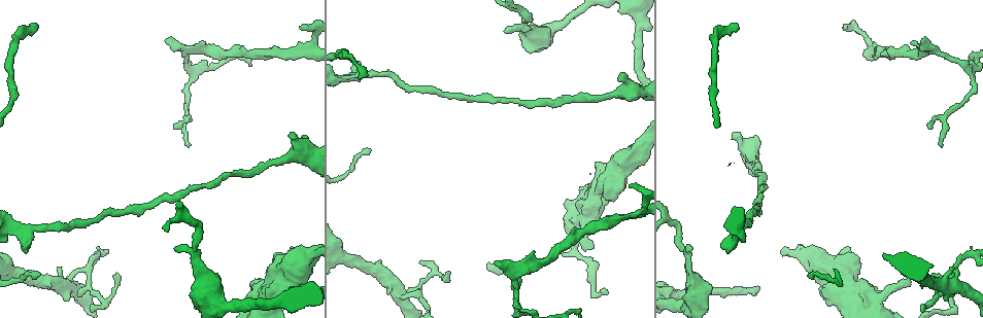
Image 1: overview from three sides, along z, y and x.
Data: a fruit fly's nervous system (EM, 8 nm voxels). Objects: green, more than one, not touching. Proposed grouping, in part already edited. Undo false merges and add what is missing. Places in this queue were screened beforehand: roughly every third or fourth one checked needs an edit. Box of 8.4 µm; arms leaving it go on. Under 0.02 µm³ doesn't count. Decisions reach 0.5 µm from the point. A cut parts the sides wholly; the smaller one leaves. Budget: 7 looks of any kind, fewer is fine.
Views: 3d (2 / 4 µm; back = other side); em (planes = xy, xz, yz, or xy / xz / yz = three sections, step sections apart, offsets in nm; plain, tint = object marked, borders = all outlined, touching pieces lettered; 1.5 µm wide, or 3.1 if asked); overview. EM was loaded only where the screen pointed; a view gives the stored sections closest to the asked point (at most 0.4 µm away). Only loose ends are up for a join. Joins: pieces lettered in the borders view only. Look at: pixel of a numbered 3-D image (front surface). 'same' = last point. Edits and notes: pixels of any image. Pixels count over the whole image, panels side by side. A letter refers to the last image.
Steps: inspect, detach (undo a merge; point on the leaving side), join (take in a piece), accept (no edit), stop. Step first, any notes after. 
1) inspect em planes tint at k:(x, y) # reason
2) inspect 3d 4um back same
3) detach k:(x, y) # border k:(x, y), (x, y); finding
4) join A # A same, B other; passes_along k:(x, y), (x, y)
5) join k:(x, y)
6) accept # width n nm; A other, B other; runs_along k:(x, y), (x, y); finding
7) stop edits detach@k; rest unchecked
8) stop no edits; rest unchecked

inspect 3d 4um back at 1:(497, 263) # branch stops here

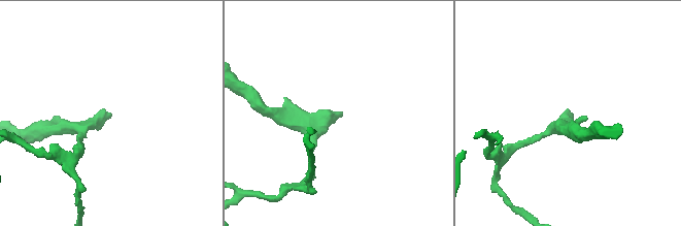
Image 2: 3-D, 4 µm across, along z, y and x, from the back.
inspect em planes plain at 2:(571, 115) # need the tissue

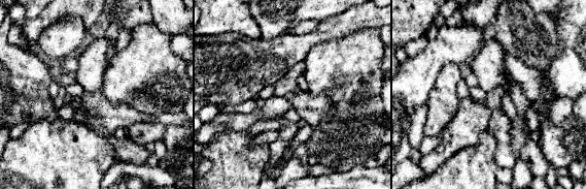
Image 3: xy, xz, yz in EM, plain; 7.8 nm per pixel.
inspect em planes borders same

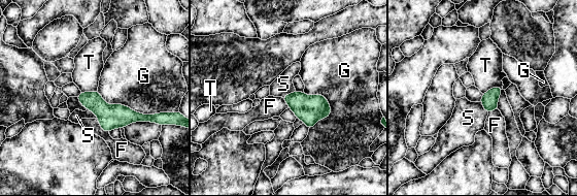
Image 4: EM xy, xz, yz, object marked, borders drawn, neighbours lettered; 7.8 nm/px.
join S # F other, G other, S same, T other; passes_along 4:(309, 109), (289, 94), (282, 85); it goes on there

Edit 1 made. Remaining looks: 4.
inspect 3d 2um at 1:(759, 172) # a narrow waist

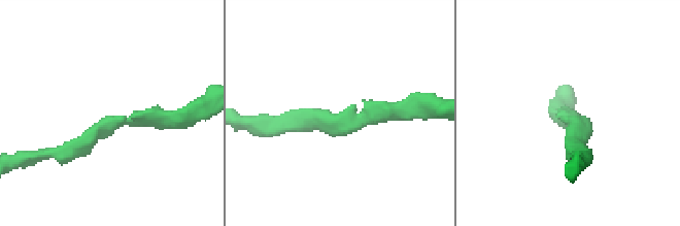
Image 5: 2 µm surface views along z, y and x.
inspect em xy step 4 tint at 5:(349, 115) # shape alone is not enough

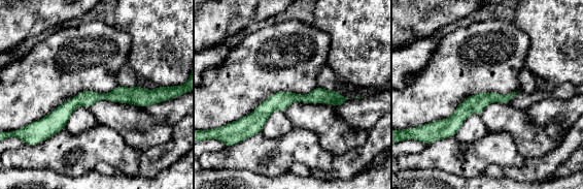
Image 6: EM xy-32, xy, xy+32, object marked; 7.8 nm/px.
inspect em planes borders same # another direction

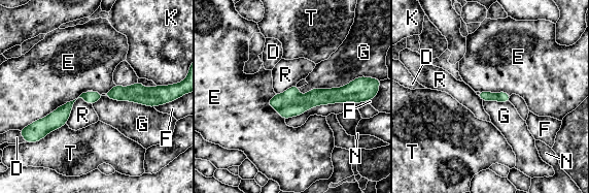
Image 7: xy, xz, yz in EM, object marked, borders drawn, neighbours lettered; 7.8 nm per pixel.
accept # width 80 nm; D other, E other, F other, G other, K other, N other, R other, T other; runs_along 7:(353, 91), (304, 103), (271, 103); all the same cell

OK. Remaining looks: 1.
inspect em xz step 4 borders at 1:(594, 246) # free end

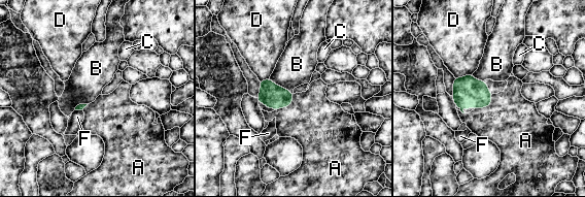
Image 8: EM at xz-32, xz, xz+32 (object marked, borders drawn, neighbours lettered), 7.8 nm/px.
join A # A same, B other, C other, D other, F other; passes_along 8:(469, 93), (486, 105), (513, 123); the cell continues

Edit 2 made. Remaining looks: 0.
stop edits join@4, join@8; rest unchecked

